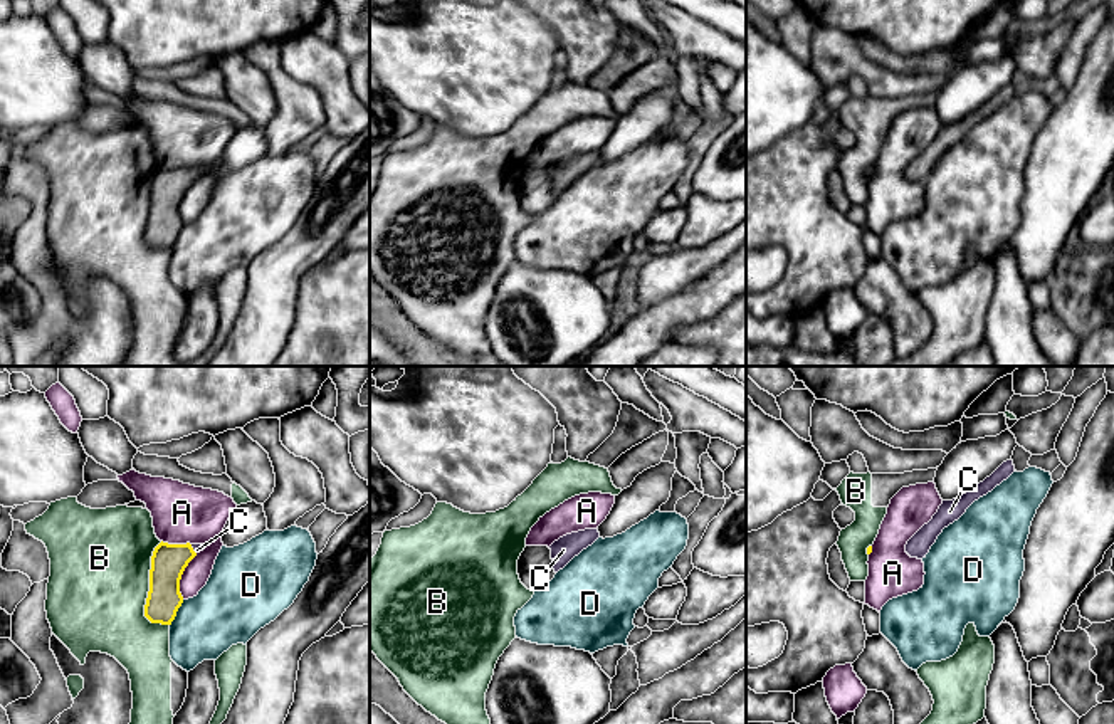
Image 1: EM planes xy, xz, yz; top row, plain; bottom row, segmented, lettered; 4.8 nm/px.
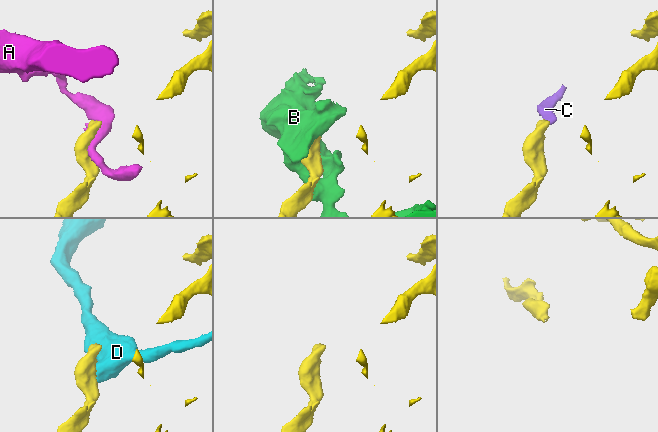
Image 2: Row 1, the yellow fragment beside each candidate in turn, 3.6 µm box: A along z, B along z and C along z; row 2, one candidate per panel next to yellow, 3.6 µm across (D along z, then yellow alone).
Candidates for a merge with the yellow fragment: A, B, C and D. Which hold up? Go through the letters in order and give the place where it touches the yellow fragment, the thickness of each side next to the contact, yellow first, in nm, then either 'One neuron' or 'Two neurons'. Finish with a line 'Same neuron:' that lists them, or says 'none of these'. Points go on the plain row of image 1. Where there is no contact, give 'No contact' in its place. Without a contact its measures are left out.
A: Touches yellow at xy (180, 200). Thickness 170 nm (yellow) against 190 nm. Two neurons
B: Touches yellow at xy (150, 214). Thickness 170 nm (yellow) against 480 nm. Two neurons
C: Touches yellow at xy (192, 173). Thickness 170 nm (yellow) against 50 nm. One neuron
D: Touches yellow at xy (175, 237). Thickness 160 nm (yellow) against 320 nm. Two neurons
Same neuron: C

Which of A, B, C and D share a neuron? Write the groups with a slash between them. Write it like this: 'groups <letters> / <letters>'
groups A / B / C / D

